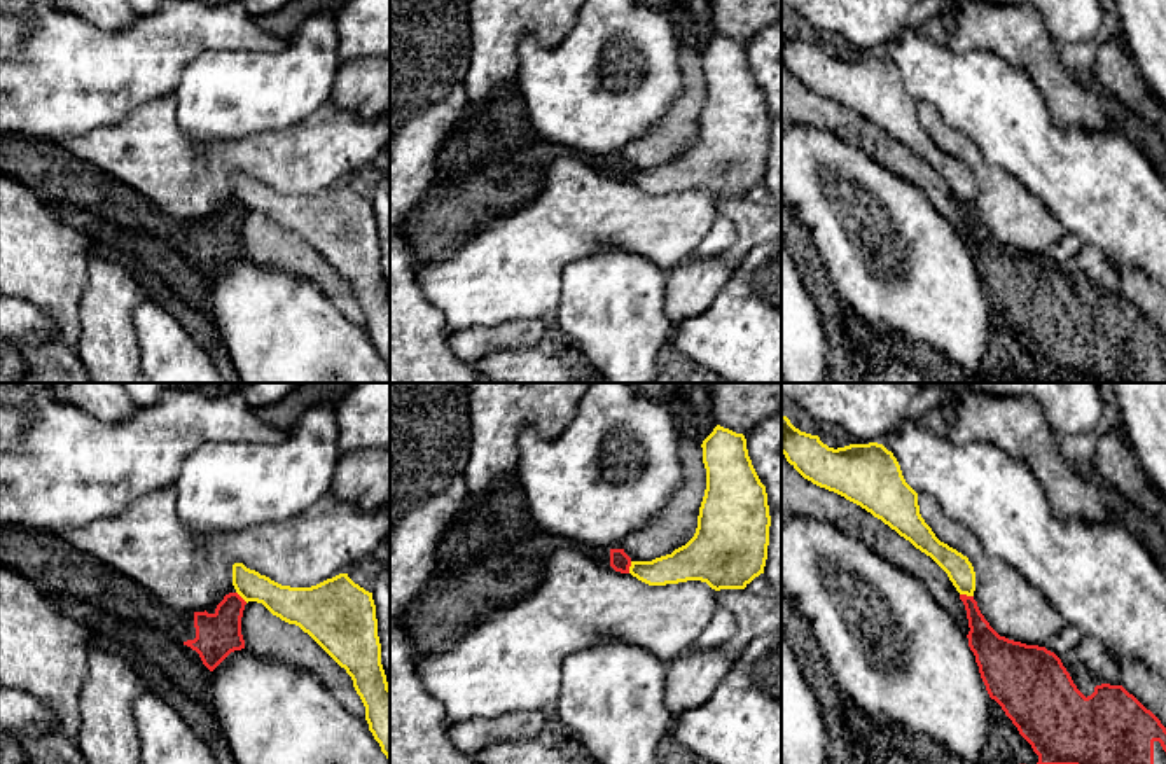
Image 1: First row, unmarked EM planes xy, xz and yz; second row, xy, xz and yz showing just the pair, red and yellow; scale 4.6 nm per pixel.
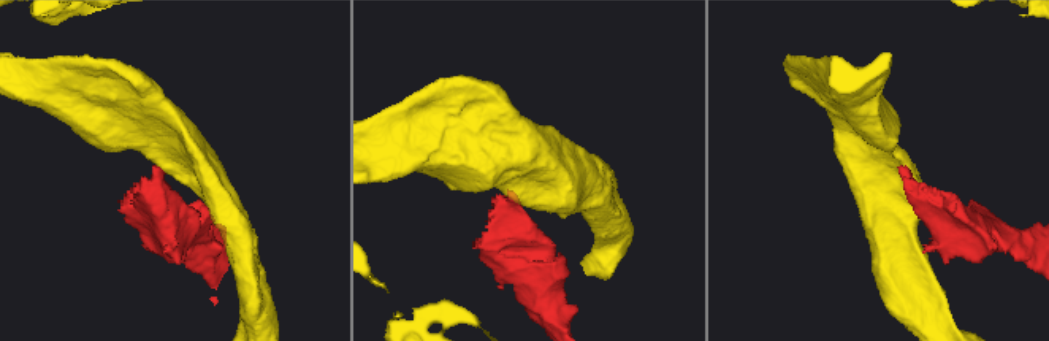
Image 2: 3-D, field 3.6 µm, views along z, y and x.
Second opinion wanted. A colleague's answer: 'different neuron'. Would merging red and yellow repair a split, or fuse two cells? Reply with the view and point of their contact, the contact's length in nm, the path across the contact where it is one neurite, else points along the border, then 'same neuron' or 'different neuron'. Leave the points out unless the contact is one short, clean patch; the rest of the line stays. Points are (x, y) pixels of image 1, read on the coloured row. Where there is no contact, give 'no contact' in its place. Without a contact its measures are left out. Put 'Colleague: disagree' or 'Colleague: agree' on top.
Colleague: agree
meets red in yz at (965, 595); contact 70 nm long; border along yz (960, 593), (972, 597); different neuron

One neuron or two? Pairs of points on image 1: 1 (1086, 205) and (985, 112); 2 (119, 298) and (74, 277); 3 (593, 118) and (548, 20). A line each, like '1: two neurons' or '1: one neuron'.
1: one neuron
2: two neurons
3: two neurons

